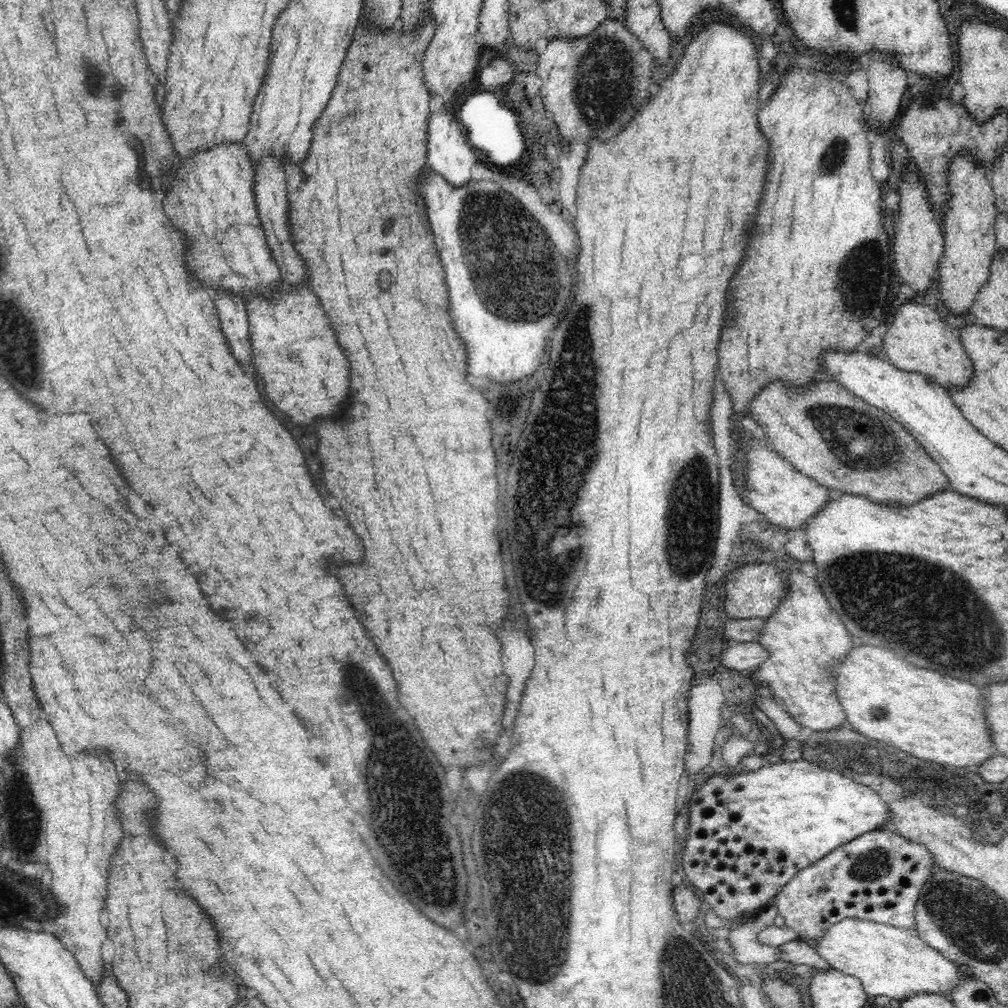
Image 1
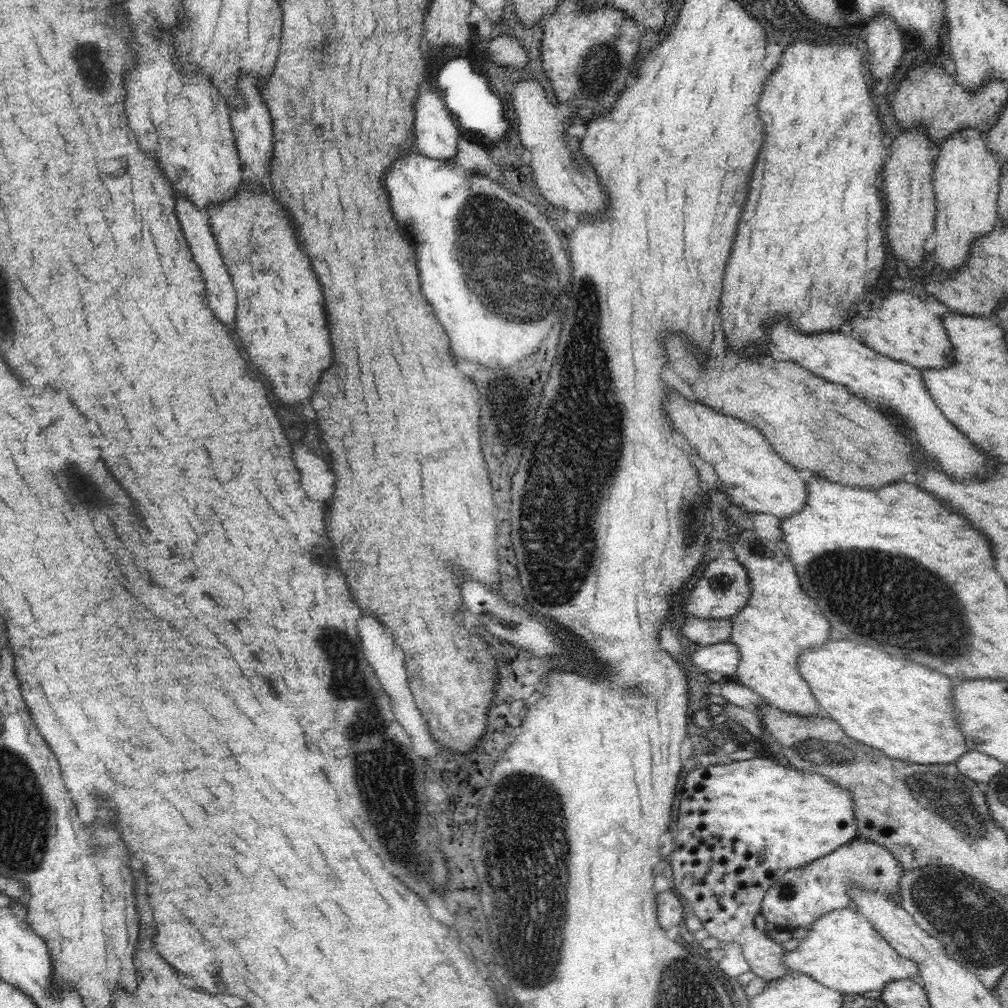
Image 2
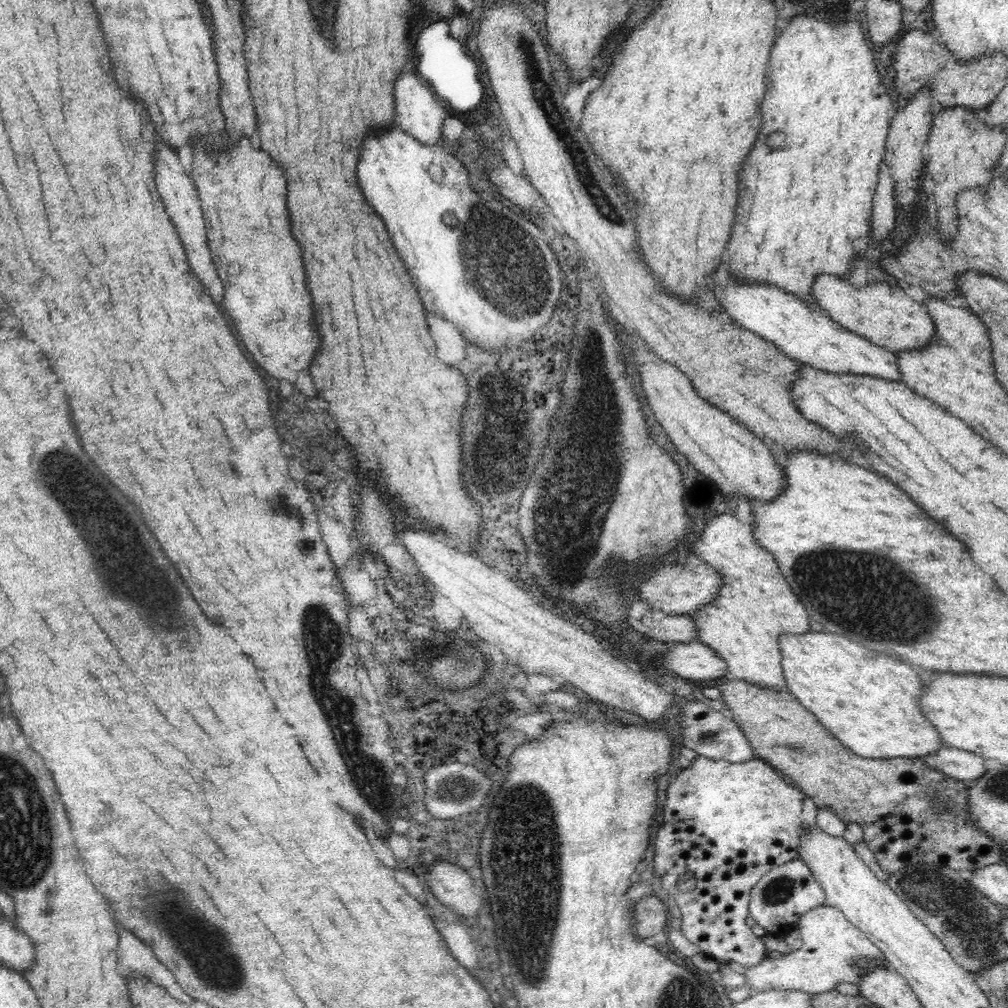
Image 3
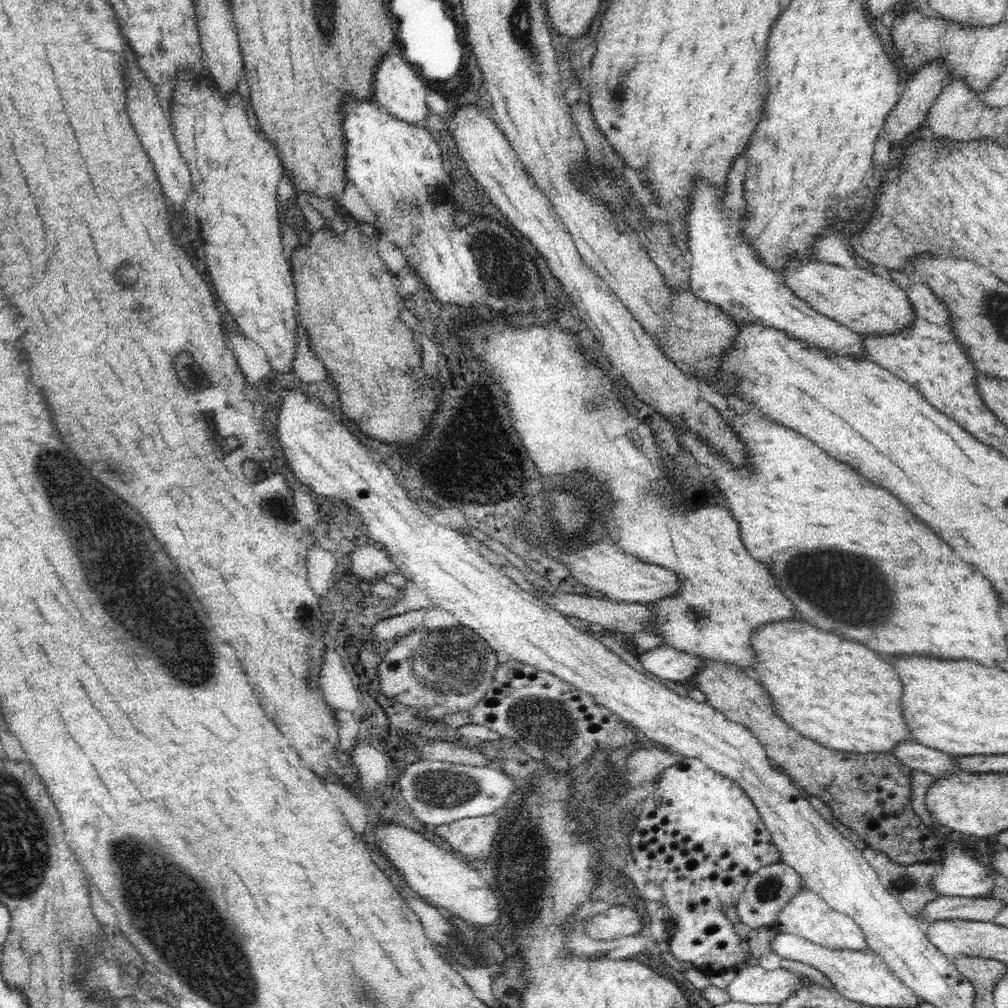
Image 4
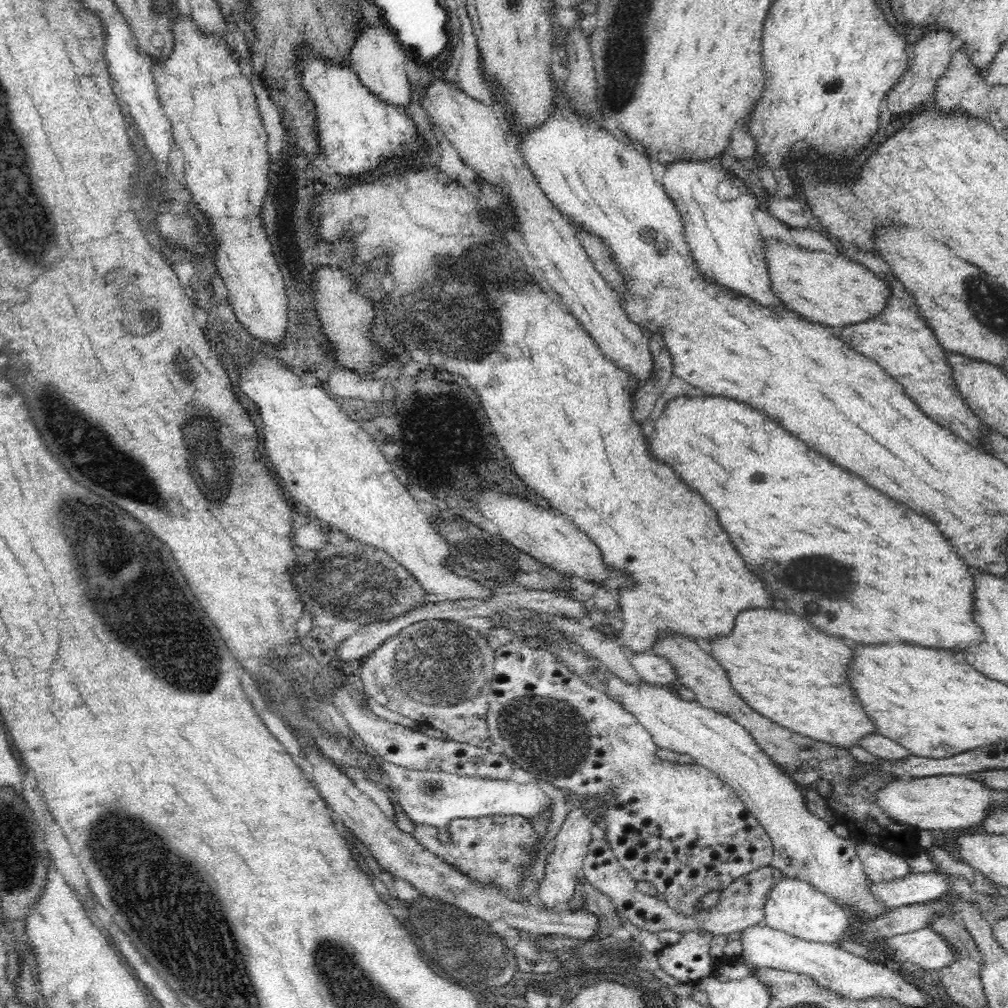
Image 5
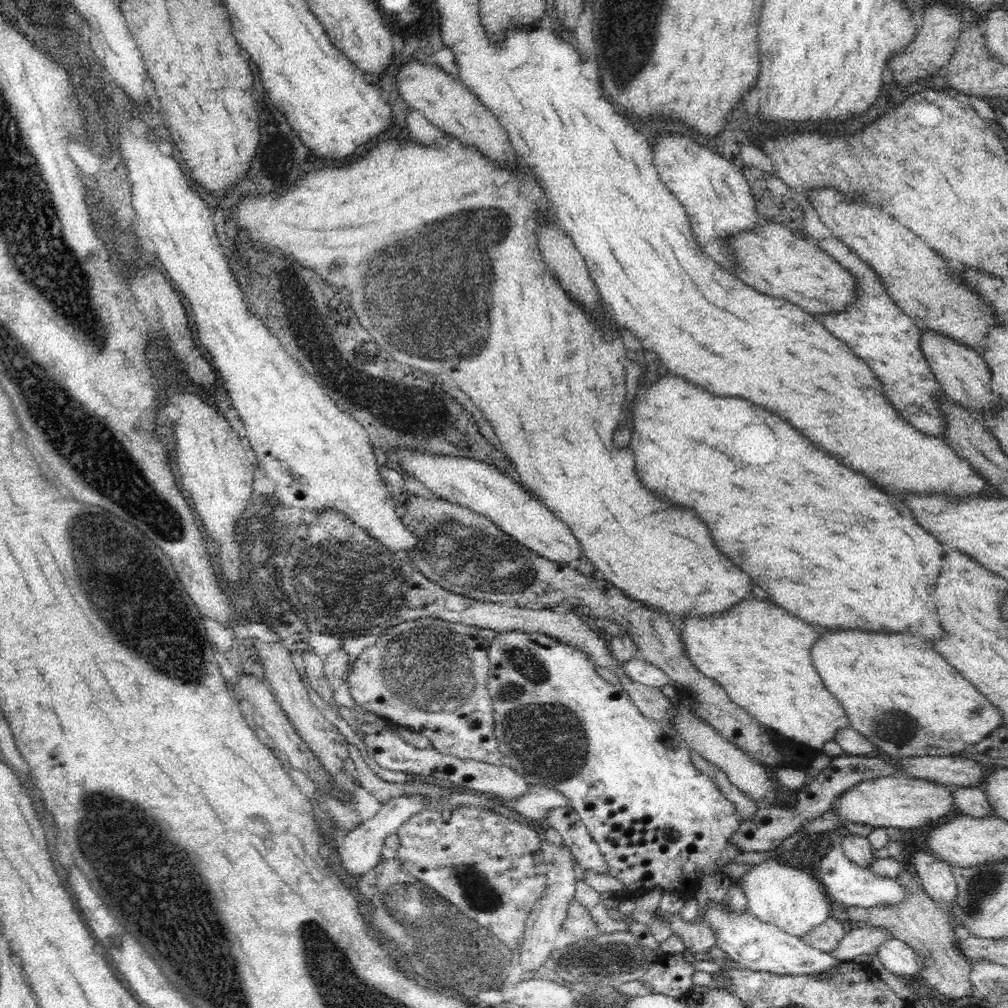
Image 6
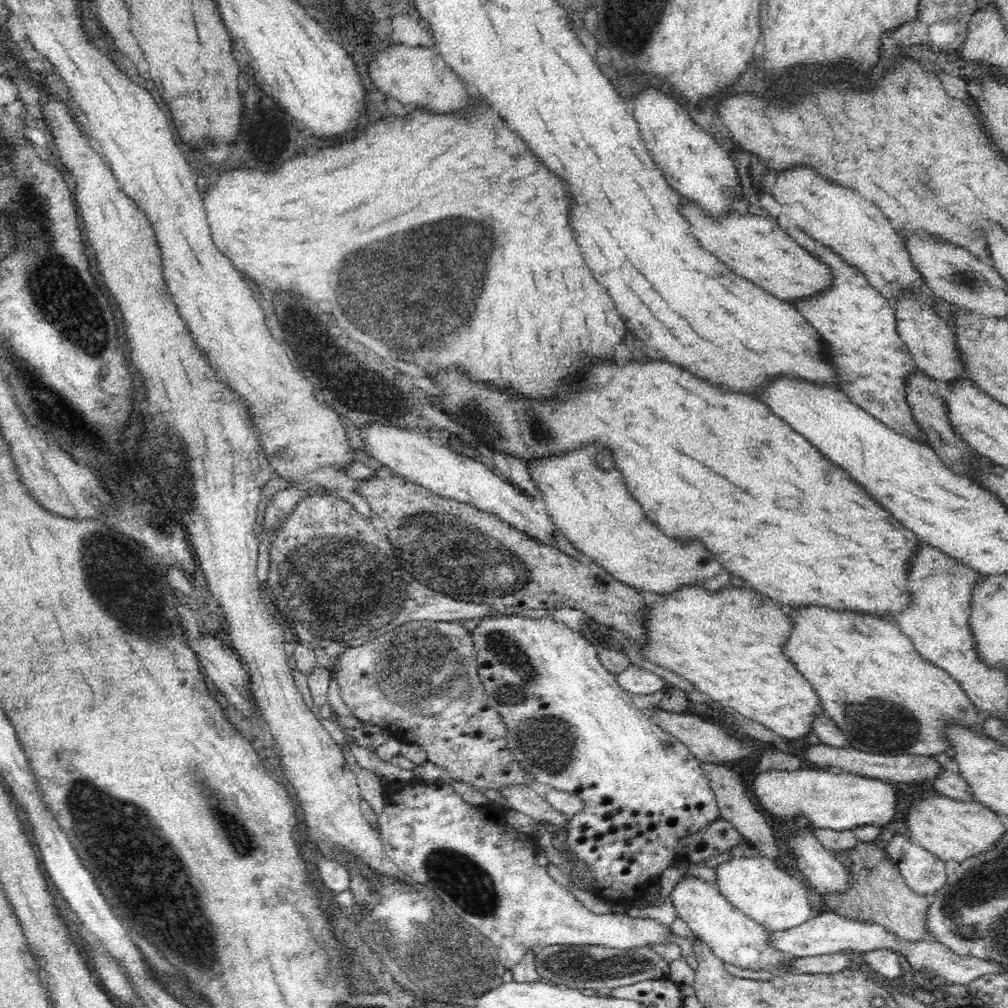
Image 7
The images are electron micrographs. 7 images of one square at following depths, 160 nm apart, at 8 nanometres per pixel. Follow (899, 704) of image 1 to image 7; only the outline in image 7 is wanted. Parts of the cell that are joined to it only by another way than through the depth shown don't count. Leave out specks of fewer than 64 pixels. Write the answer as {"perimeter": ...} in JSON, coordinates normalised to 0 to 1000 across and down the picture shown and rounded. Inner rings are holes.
{"perimeter":[[[681,581],[663,591],[655,591],[655,595],[642,601],[640,627],[644,636],[624,636],[633,643],[639,655],[681,673],[691,685],[702,688],[705,694],[716,698],[724,706],[750,714],[777,733],[800,733],[807,726],[806,712],[810,706],[815,706],[815,698],[808,690],[808,683],[800,679],[798,671],[790,667],[776,647],[786,623],[782,609],[778,609],[768,595],[746,585],[726,581],[714,587],[702,587],[694,581]]]}

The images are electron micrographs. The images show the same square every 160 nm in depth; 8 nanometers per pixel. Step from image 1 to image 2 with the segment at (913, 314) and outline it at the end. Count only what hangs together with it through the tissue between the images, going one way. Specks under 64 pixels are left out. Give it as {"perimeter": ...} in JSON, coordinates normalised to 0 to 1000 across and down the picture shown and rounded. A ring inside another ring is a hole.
{"perimeter":[[[887,287],[874,297],[872,308],[861,308],[857,315],[845,313],[842,320],[847,329],[857,332],[859,343],[907,365],[934,366],[945,358],[945,345],[934,314],[921,309],[918,300],[907,292]]]}

